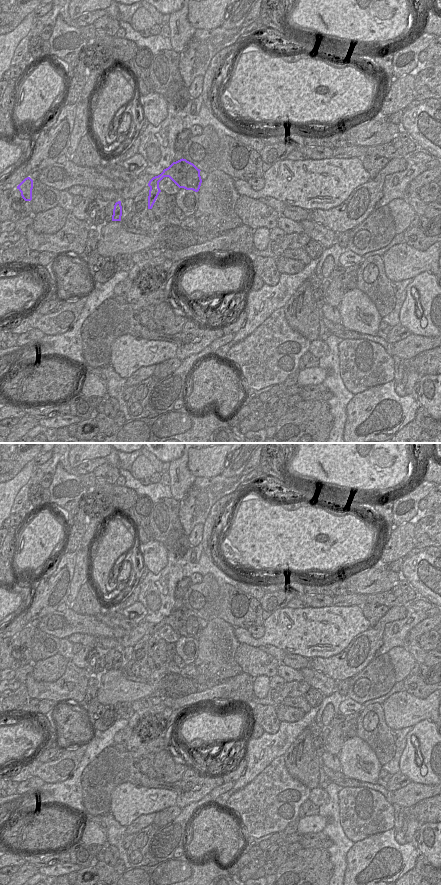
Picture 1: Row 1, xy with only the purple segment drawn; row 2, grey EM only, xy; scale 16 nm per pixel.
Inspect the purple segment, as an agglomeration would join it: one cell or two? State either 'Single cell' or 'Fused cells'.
Fused cells.

